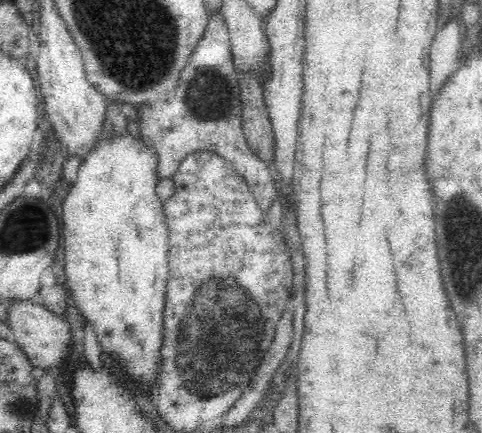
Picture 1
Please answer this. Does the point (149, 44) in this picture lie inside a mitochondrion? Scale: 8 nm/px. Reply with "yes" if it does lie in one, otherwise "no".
yes

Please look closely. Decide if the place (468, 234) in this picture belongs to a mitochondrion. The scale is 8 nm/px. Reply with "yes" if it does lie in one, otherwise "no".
yes

